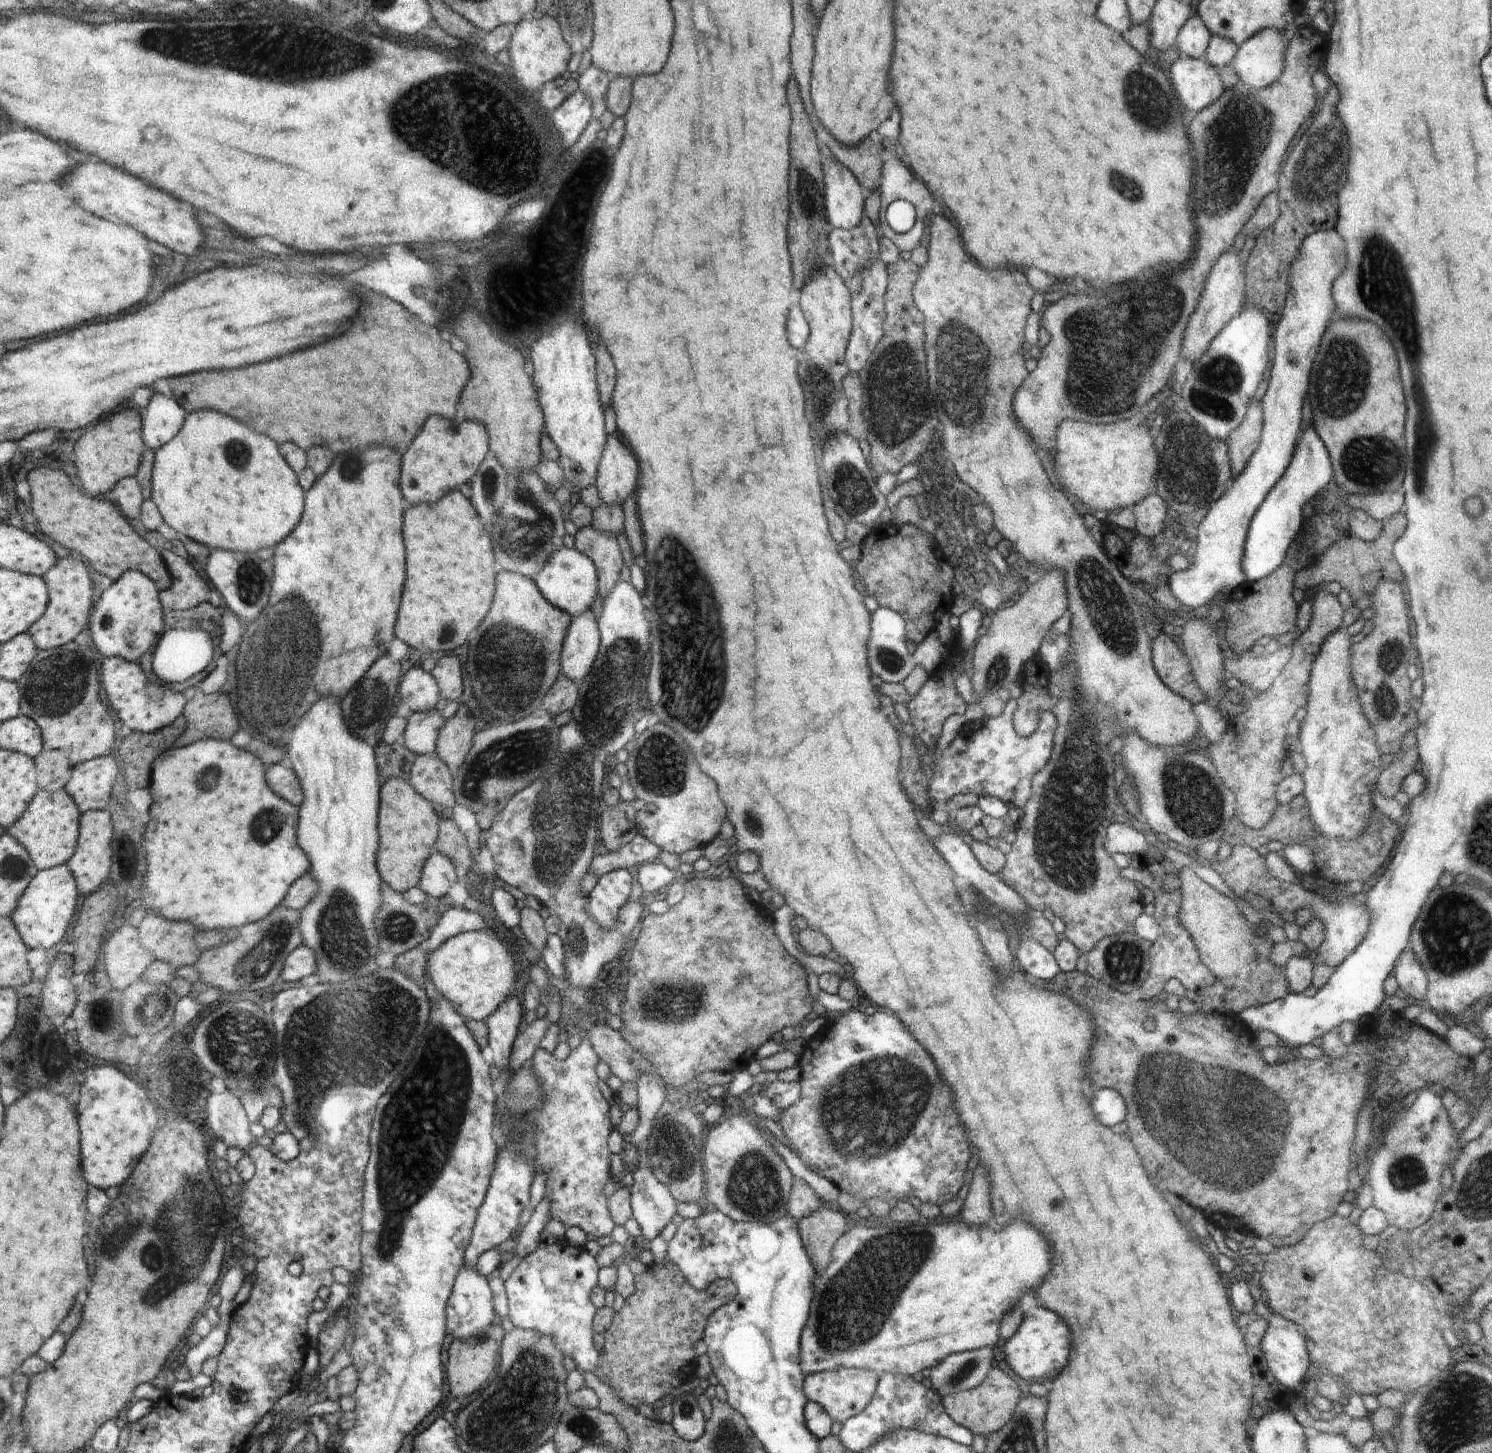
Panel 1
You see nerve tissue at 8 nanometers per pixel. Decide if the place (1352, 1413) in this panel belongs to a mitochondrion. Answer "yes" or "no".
no

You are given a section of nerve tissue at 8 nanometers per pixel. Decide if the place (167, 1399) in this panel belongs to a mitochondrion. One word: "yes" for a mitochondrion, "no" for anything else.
no

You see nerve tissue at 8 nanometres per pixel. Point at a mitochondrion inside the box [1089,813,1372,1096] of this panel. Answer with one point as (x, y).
(1124, 963)

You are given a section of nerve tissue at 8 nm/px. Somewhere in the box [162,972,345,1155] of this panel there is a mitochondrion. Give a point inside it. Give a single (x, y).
(240, 1043)

